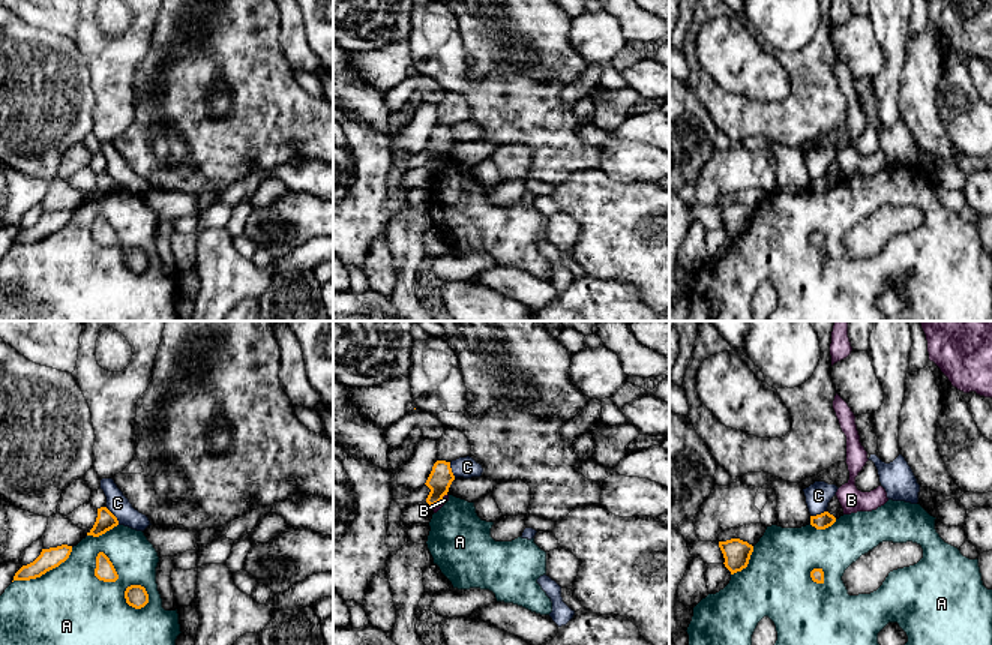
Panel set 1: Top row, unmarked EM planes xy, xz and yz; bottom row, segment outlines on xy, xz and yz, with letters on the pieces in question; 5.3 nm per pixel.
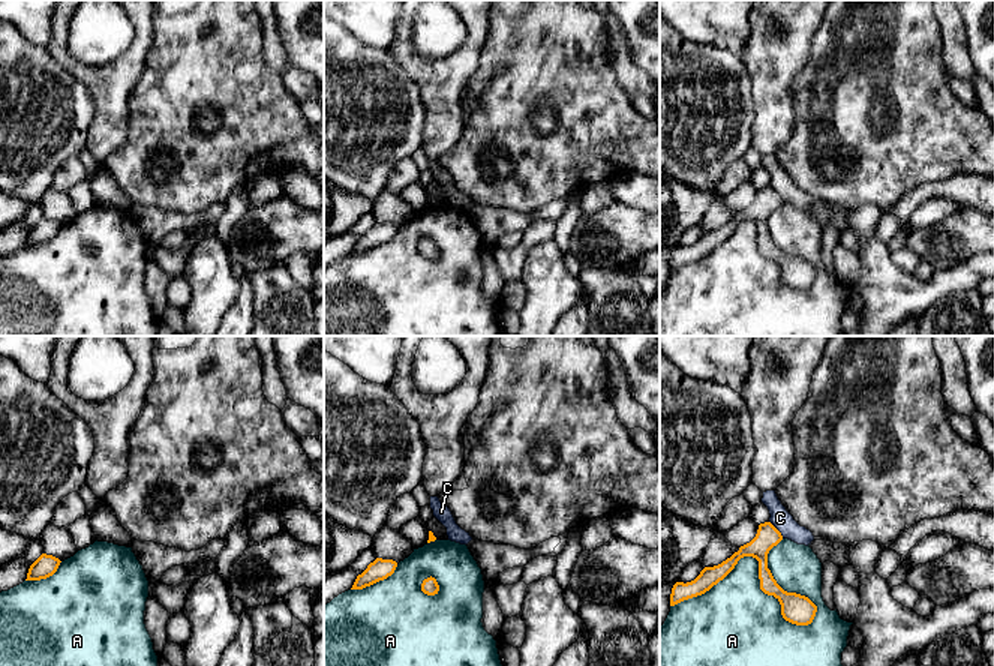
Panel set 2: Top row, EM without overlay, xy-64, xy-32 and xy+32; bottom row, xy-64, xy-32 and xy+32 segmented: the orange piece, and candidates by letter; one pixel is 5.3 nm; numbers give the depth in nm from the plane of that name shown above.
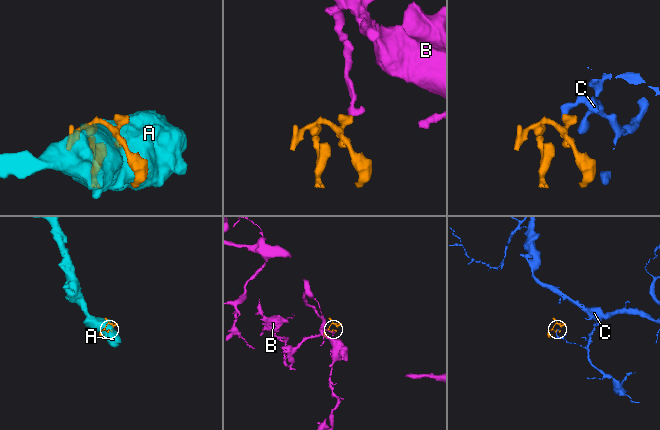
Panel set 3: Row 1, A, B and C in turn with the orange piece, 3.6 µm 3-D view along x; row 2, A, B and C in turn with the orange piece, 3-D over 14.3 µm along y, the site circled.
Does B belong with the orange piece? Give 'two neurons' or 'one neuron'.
two neurons

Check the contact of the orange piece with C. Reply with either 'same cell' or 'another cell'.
another cell

